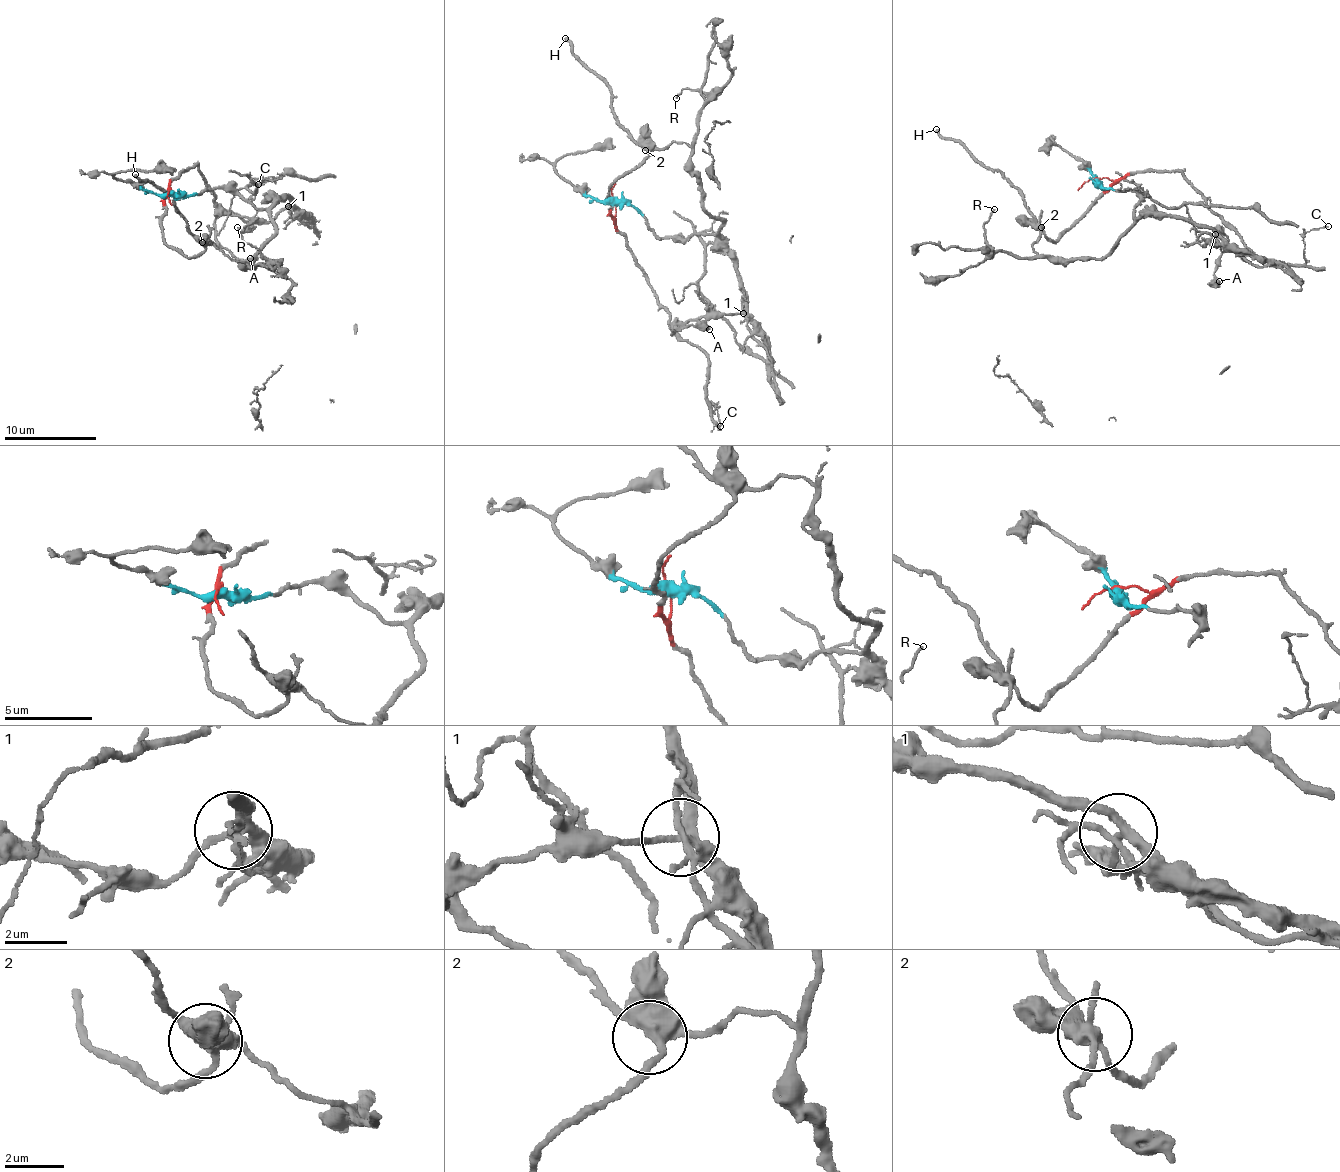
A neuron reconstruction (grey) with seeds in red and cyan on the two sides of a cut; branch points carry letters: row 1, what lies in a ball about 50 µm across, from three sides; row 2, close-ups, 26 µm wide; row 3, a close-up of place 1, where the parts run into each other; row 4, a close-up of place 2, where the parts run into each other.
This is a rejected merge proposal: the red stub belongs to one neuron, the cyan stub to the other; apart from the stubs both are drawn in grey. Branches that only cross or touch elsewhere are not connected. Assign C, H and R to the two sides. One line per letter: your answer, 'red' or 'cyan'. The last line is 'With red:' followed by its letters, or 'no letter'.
C: red
H: red
R: cyan
With red: C, H

